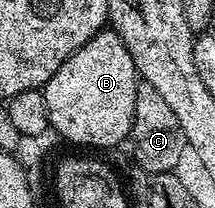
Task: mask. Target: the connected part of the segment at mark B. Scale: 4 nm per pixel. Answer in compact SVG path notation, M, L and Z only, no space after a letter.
M105 27L88 40L78 51L74 51L54 71L43 87L45 110L48 113L48 124L55 128L68 141L77 141L80 145L116 145L132 132L132 116L134 115L134 95L138 84L138 74L134 67L134 59L130 51L126 51L126 43L110 27Z

